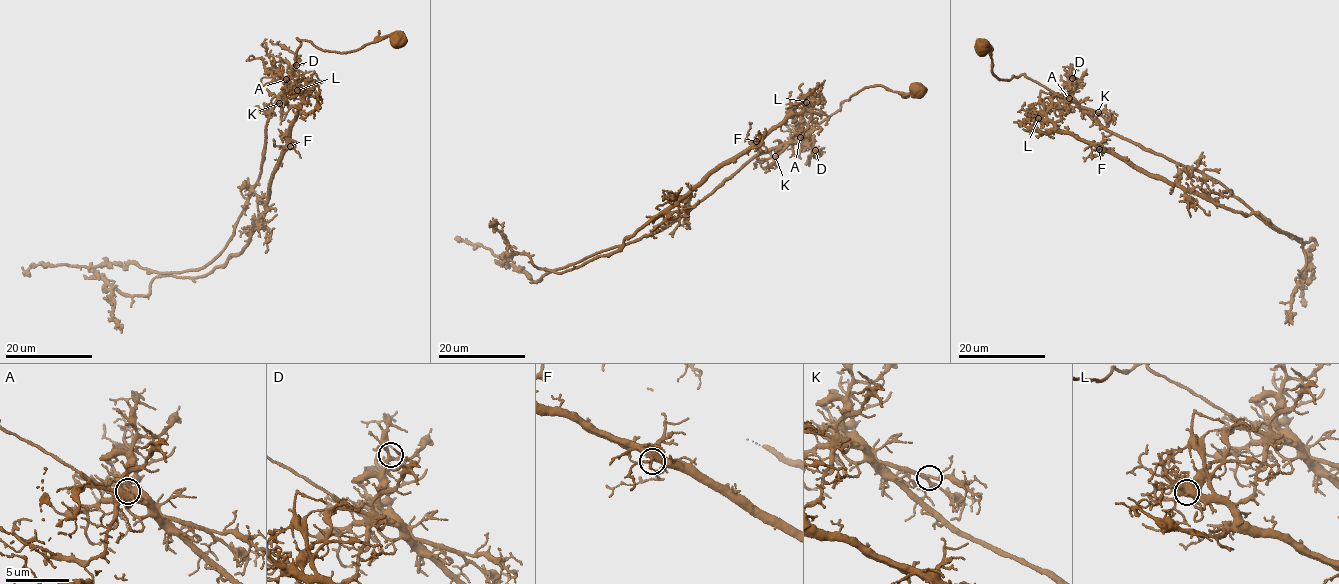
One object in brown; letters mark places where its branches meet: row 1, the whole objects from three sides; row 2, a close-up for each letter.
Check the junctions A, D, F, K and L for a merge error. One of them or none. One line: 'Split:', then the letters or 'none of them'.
Split: L

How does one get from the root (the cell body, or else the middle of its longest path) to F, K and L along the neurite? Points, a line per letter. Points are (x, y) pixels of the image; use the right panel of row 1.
F: (981, 49), (991, 51), (991, 71), (1000, 80), (1023, 74), (1063, 99), (1052, 129), (1099, 149)
K: (981, 49), (985, 46), (991, 51), (991, 71), (1000, 80), (1023, 74), (1072, 106), (1098, 112)
L: (981, 49), (991, 51), (991, 71), (1000, 80), (1023, 74), (1065, 98), (1052, 97), (1052, 104), (1038, 118)

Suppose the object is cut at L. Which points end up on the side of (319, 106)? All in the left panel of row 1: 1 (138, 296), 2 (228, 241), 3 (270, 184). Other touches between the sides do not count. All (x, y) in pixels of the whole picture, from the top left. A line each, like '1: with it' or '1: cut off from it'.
1: with it
2: cut off from it
3: with it

